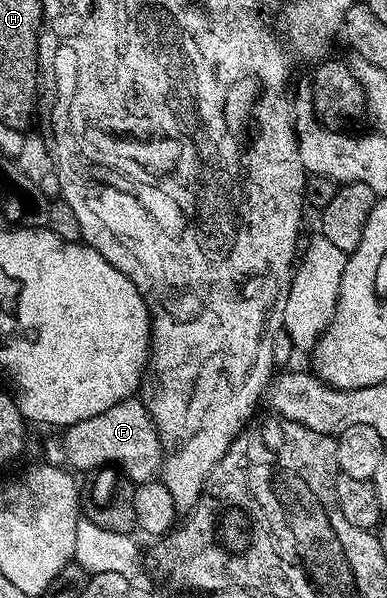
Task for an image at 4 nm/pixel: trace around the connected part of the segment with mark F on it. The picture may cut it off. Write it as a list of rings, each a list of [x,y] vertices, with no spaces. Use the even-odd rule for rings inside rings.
[[[133,396],[122,400],[114,404],[114,408],[106,408],[106,412],[90,416],[90,420],[82,420],[67,427],[63,434],[62,449],[67,463],[71,467],[77,466],[74,467],[77,471],[96,472],[115,464],[136,484],[151,482],[161,473],[162,459],[166,451],[160,444],[160,433],[139,397]]]

